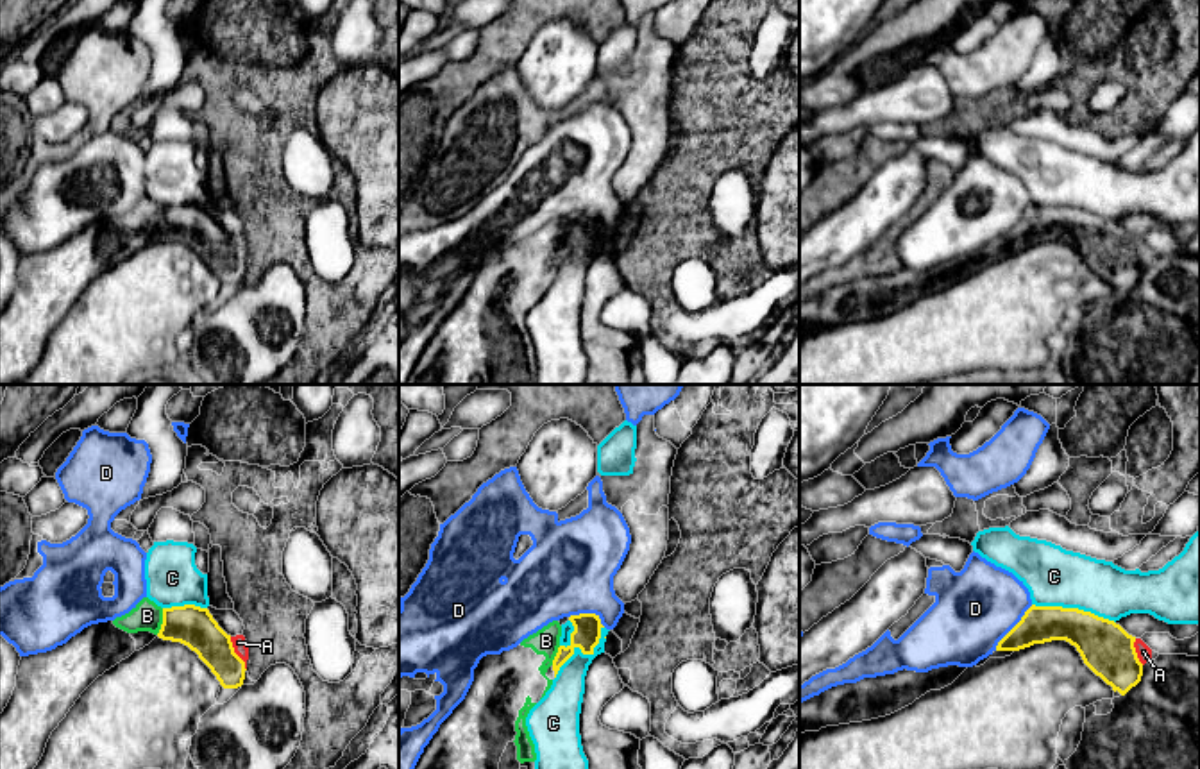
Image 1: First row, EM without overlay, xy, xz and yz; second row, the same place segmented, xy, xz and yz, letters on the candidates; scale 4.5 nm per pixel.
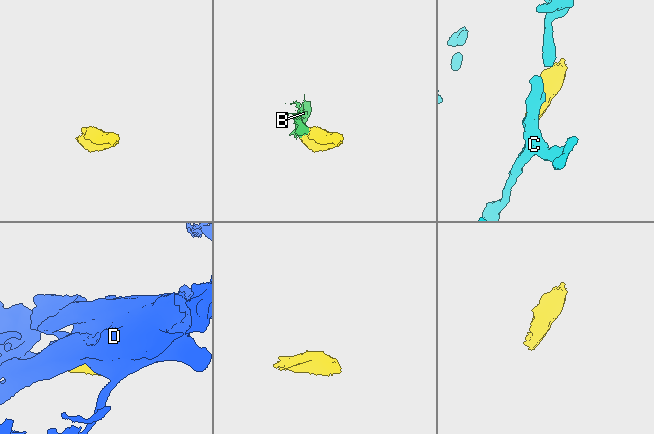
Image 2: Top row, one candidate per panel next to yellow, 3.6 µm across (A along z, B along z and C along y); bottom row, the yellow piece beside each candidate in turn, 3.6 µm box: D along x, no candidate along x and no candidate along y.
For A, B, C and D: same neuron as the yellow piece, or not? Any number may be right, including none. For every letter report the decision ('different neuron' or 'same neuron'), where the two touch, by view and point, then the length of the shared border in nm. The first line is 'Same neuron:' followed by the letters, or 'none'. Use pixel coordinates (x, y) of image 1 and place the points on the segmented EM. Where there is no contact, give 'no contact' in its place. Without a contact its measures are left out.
Same neuron: A, B
A: same neuron; meets yellow in xy at (235, 653); contact 170 nm long
B: same neuron; meets yellow in xy at (163, 621); contact 120 nm long
C: different neuron; meets yellow in xz at (582, 651); contact 320 nm long
D: different neuron; meets yellow in yz at (1013, 628); contact 260 nm long

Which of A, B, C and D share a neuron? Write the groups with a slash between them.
A B / C / D

